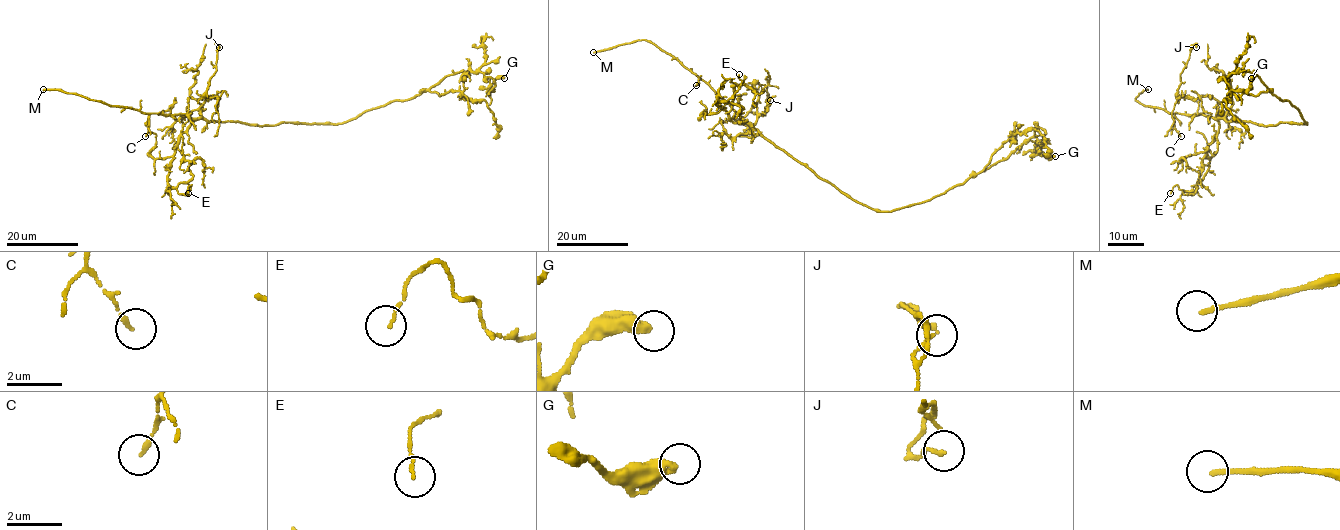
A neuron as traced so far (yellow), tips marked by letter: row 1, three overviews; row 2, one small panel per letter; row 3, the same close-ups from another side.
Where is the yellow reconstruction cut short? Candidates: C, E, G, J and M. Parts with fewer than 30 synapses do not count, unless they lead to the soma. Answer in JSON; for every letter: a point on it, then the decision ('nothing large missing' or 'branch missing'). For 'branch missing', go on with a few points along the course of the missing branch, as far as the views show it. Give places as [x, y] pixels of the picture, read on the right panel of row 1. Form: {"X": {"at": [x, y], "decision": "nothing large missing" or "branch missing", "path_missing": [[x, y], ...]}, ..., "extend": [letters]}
{"C": {"at": [1181, 136], "decision": "nothing large missing"}, "E": {"at": [1170, 193], "decision": "nothing large missing"}, "G": {"at": [1251, 78], "decision": "nothing large missing"}, "J": {"at": [1196, 47], "decision": "nothing large missing"}, "M": {"at": [1148, 89], "decision": "branch missing", "path_missing": [[1148, 89], [1163, 96], [1187, 94]]}, "extend": ["M"]}

